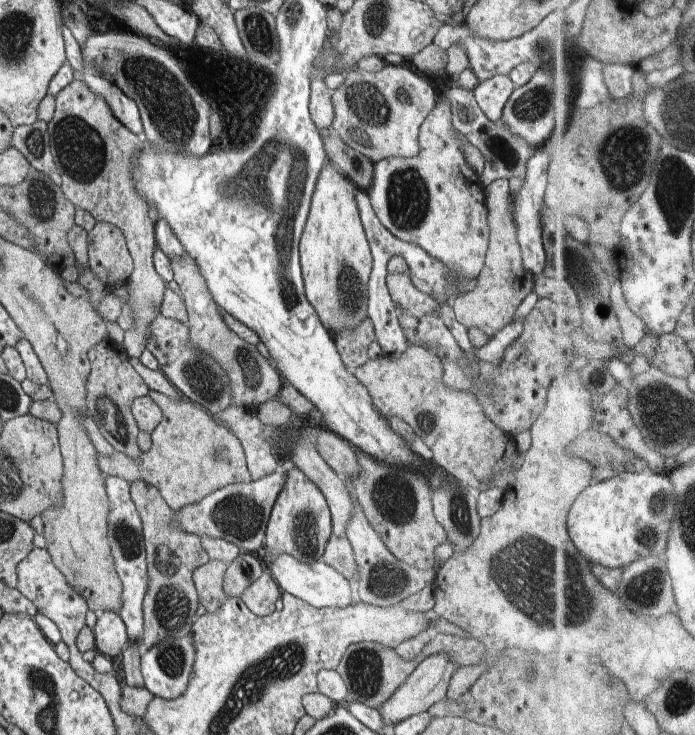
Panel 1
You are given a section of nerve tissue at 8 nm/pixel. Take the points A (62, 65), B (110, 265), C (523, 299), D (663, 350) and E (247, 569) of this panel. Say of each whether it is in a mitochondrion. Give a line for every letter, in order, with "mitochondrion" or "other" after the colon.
A: other
B: other
C: other
D: other
E: mitochondrion

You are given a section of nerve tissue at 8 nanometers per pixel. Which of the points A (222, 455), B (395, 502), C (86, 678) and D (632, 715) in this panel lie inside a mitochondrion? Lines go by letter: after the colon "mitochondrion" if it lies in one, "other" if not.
A: mitochondrion
B: mitochondrion
C: other
D: other

